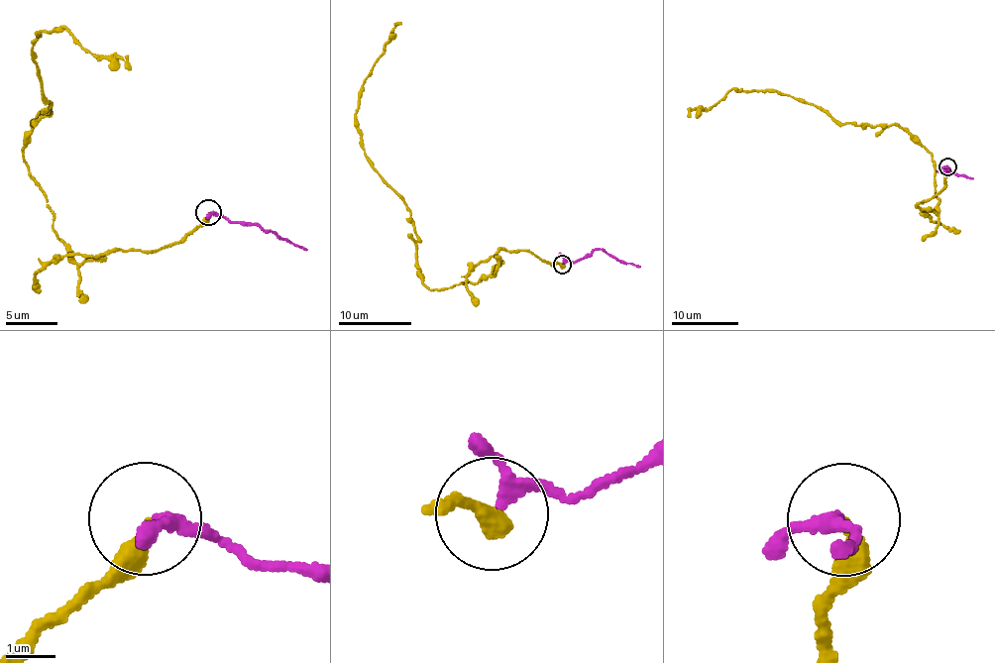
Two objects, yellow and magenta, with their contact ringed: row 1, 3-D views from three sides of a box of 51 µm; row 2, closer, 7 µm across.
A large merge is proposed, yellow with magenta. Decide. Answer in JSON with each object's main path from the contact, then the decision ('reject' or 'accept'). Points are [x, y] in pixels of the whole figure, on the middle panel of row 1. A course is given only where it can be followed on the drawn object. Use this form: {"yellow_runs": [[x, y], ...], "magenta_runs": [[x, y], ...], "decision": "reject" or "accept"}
{"yellow_runs": [[562, 265], [499, 250], [478, 282], [424, 283], [411, 210], [373, 167], [355, 118], [362, 83], [400, 23]], "magenta_runs": [[562, 263], [587, 258], [597, 249], [605, 249], [619, 260], [640, 268]], "decision": "accept"}

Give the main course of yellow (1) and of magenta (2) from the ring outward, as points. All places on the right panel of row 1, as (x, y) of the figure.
1: (948, 166), (917, 204), (936, 213), (932, 154), (895, 124), (730, 89), (689, 116)
2: (946, 166), (949, 170), (944, 172), (973, 178)

